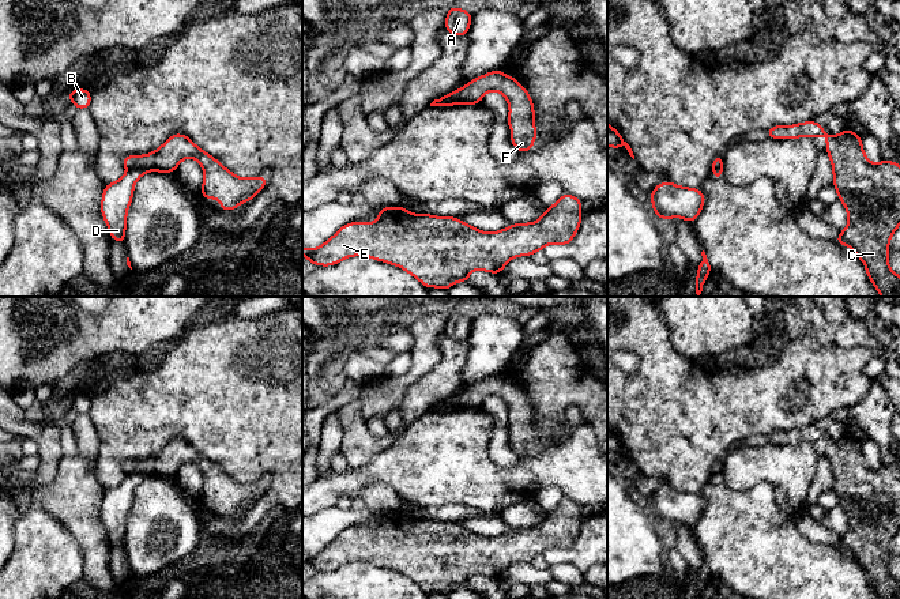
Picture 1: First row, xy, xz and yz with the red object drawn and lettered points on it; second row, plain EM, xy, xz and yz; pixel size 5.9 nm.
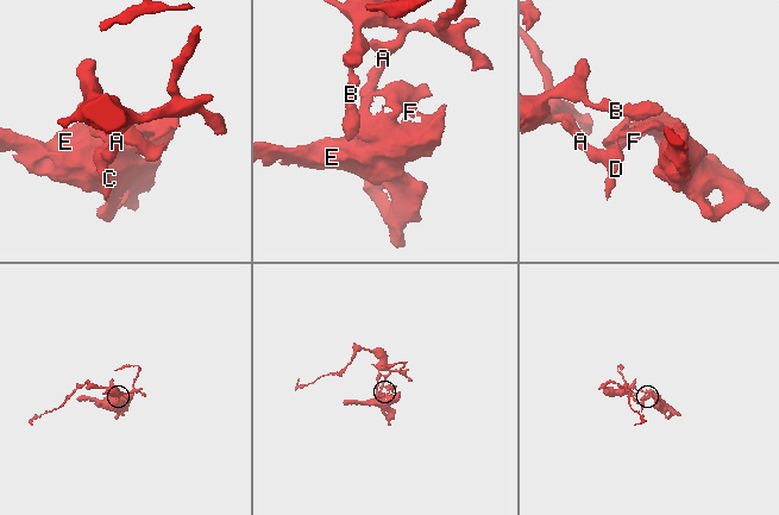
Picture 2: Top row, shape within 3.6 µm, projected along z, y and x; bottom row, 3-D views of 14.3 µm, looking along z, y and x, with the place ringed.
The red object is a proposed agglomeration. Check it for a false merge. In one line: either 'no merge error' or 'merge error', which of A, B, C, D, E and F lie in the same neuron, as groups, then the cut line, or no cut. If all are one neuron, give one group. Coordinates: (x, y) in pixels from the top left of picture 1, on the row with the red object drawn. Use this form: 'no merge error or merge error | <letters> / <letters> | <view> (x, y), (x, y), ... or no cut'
merge error | A B D / C E F | xy (128, 169), (140, 169), (143, 172)

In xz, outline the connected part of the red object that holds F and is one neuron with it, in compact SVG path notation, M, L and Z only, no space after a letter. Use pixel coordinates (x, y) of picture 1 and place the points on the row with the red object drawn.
M501 69L472 79L463 88L434 99L430 106L436 106L440 99L444 99L447 106L481 103L483 95L492 90L501 93L509 103L508 128L515 132L509 135L511 143L519 152L531 151L539 135L534 124L532 99L515 78L505 75Z

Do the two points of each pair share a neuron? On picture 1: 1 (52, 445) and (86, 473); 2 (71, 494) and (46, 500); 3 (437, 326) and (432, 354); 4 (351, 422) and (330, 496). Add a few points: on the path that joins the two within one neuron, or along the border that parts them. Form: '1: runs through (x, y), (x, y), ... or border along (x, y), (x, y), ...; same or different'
1: border along (63, 459), (56, 468), (55, 477), (45, 486); different
2: runs through (66, 498), (52, 498); same
3: runs through (432, 332), (432, 347); same
4: border along (379, 454), (358, 468), (349, 467); different

